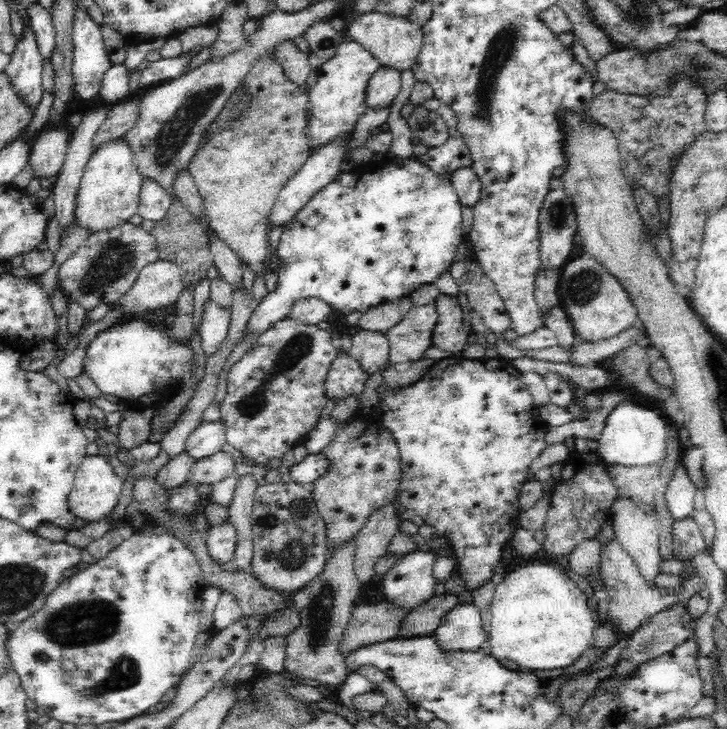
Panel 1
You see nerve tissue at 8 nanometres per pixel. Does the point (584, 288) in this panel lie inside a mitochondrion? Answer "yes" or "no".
yes

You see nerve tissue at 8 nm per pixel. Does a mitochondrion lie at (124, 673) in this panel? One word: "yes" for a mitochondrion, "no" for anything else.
yes

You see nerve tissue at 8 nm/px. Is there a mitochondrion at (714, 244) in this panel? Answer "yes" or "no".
no

